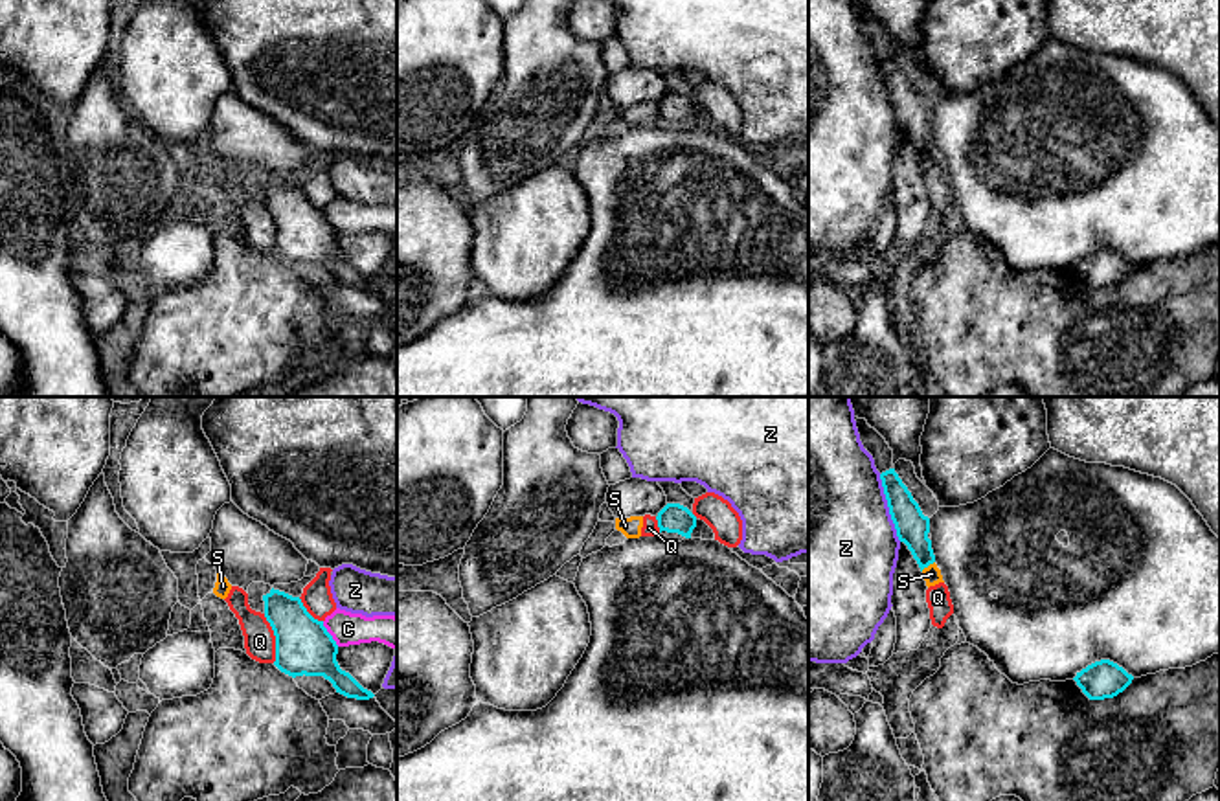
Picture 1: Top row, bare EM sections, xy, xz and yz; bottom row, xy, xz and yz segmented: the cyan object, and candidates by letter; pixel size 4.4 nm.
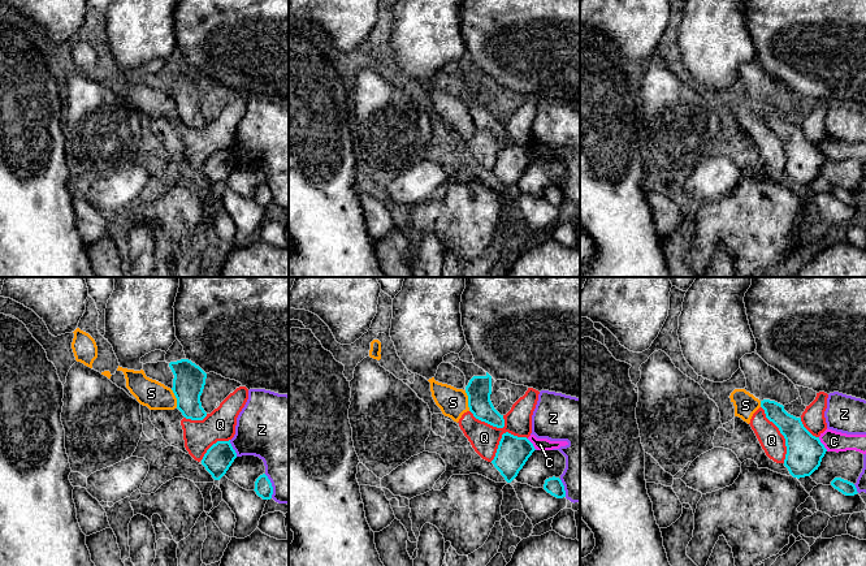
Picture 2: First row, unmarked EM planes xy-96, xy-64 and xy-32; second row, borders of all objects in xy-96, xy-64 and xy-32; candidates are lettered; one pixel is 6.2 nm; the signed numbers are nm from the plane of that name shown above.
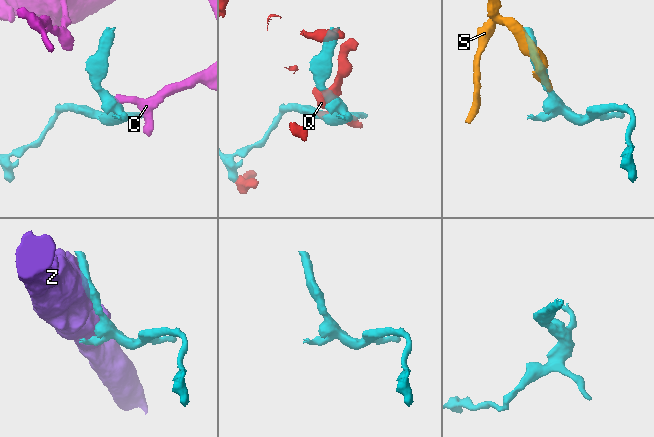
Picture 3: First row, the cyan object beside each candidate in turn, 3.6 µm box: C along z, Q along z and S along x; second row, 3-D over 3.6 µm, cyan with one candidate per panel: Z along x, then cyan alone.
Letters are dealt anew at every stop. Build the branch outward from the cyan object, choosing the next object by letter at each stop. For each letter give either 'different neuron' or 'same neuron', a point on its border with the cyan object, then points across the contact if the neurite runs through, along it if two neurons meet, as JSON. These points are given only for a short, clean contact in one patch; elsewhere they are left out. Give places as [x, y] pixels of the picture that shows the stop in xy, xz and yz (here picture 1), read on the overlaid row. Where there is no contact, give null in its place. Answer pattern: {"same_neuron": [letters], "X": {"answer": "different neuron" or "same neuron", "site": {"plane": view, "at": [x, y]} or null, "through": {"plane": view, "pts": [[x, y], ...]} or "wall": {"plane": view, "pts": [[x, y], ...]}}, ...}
{"same_neuron": [], "C": {"answer": "different neuron", "site": {"plane": "xy", "at": [329, 634]}, "wall": {"plane": "xy", "pts": [[322, 621], [338, 645]]}}, "Q": {"answer": "different neuron", "site": {"plane": "xy", "at": [276, 638]}}, "S": {"answer": "different neuron", "site": {"plane": "yz", "at": [926, 566]}, "wall": {"plane": "yz", "pts": [[934, 561], [921, 570]]}}, "Z": {"answer": "different neuron", "site": {"plane": "yz", "at": [888, 506]}}}

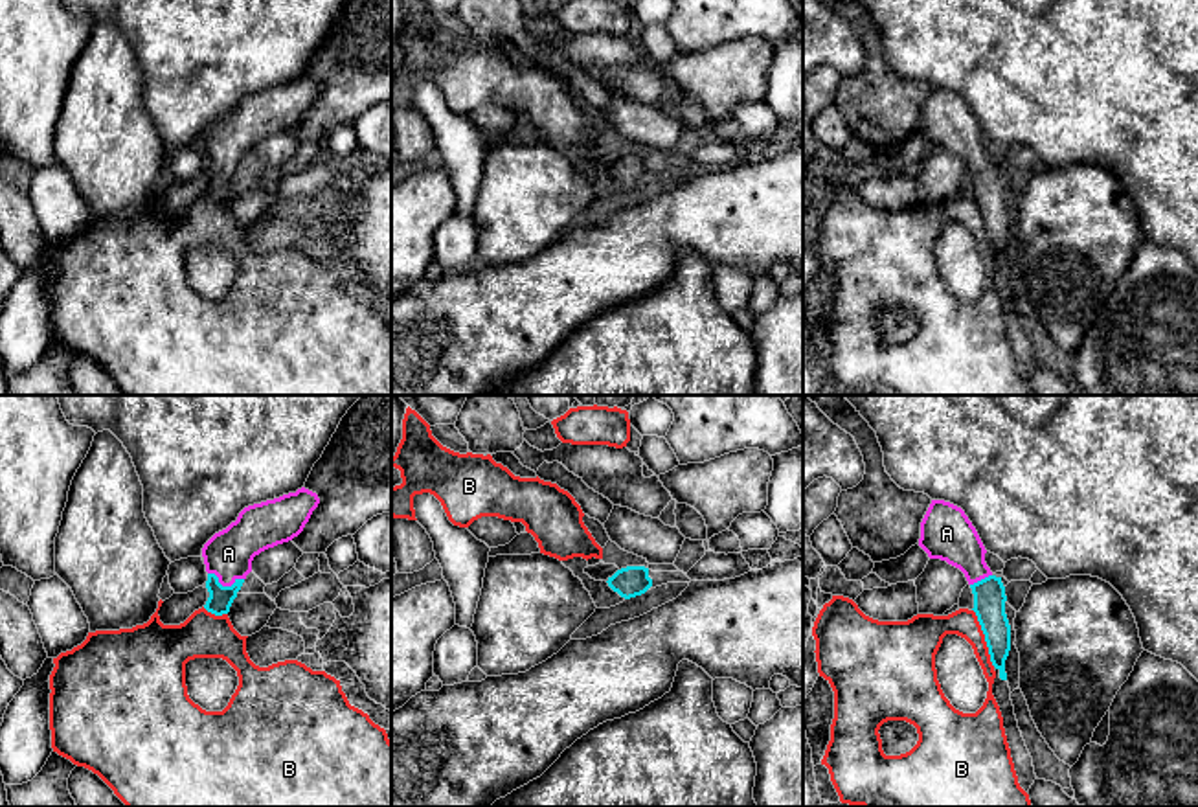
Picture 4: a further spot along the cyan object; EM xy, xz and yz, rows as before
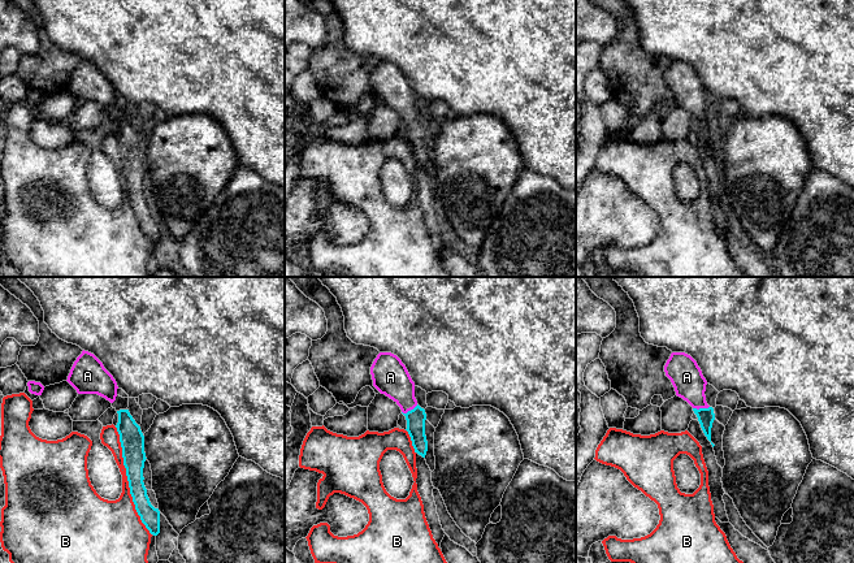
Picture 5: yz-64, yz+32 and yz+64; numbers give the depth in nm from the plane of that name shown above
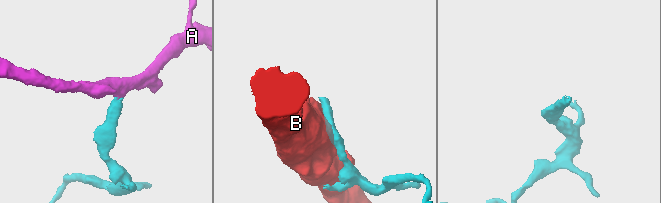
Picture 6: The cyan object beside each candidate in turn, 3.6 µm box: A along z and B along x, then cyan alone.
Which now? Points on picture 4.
{"same_neuron": ["A"], "A": {"answer": "same neuron", "site": {"plane": "xy", "at": [225, 587]}, "through": {"plane": "xy", "pts": [[221, 598], [225, 587], [228, 554]]}}, "B": {"answer": "different neuron", "site": {"plane": "yz", "at": [985, 638]}}}

